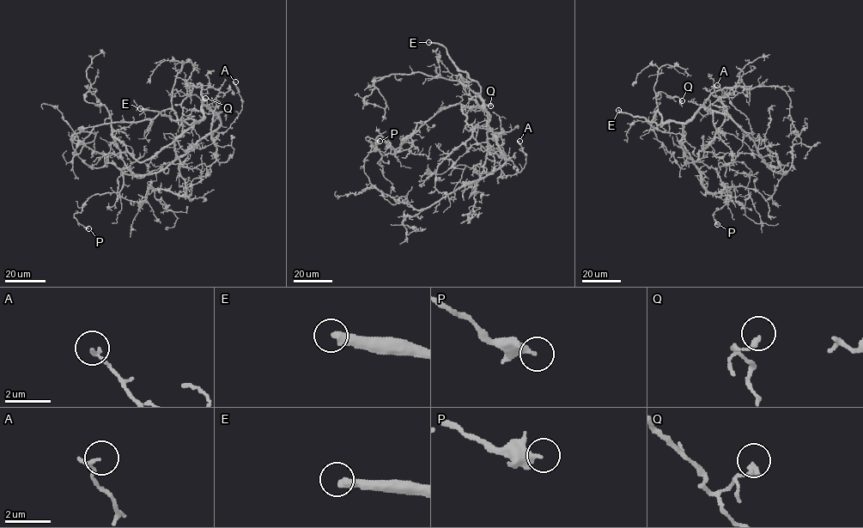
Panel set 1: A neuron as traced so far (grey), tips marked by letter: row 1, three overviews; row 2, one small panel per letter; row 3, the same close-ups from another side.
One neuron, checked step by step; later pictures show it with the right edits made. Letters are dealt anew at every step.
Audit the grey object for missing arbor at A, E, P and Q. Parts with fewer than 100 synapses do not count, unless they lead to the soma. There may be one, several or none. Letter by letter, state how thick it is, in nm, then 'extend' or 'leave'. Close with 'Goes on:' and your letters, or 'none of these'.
A: 150 nm | leave
E: 380 nm | extend
P: 360 nm | leave
Q: 220 nm | leave
Goes on: E

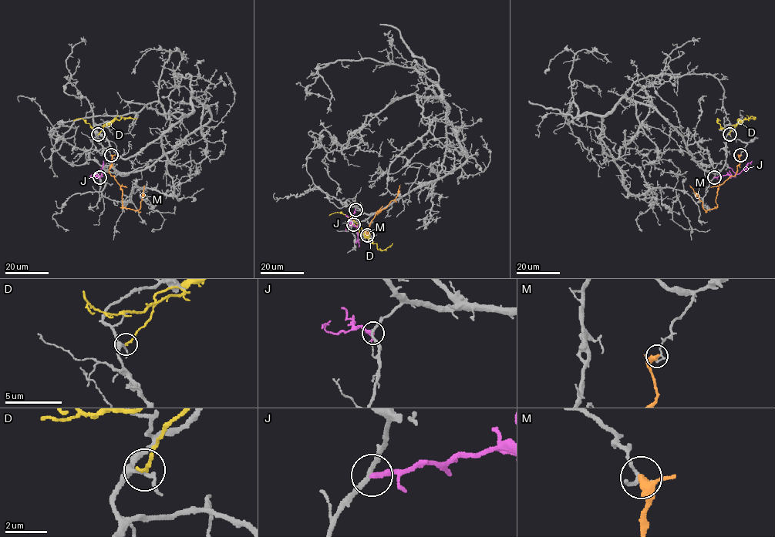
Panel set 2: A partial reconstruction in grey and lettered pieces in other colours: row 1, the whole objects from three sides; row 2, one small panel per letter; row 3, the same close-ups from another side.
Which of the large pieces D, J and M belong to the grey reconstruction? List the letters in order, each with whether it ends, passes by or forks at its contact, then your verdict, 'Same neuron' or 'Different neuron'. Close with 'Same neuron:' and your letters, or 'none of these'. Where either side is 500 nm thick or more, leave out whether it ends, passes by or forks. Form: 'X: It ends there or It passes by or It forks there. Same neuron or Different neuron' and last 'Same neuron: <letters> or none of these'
D: It ends there. Different neuron
J: It ends there. Different neuron
M: It passes by. Different neuron
Same neuron: none of these

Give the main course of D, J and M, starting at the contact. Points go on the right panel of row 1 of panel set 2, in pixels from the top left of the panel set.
D: (729, 134), (739, 123), (722, 128), (717, 119), (720, 120)
J: (714, 177), (739, 174), (752, 161)
M: (740, 155), (736, 172), (719, 186), (716, 206), (705, 210), (689, 185)

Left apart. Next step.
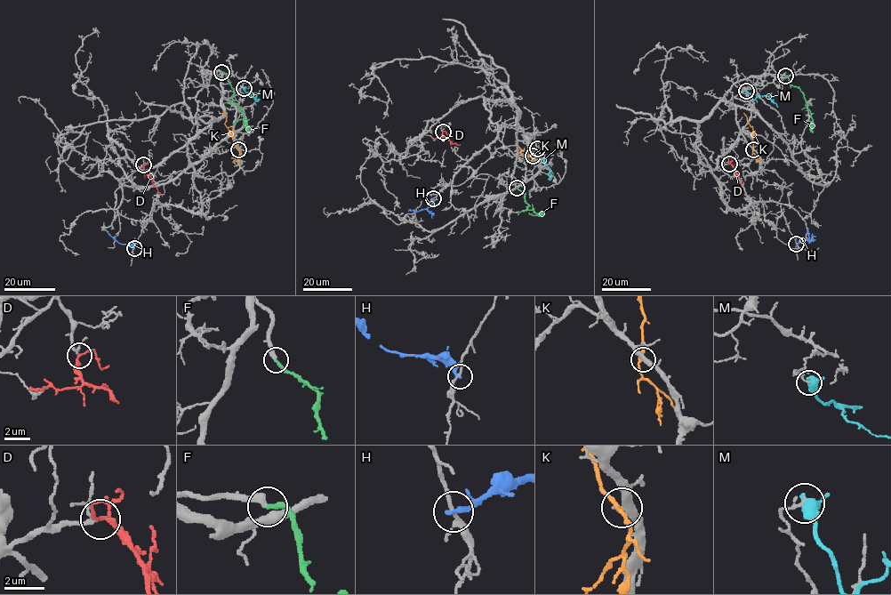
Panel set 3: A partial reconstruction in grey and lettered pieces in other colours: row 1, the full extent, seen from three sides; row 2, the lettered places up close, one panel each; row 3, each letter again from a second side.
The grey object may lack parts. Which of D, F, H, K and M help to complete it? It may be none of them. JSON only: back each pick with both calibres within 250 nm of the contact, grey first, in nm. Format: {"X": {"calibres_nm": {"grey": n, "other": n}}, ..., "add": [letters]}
{"D": {"calibres_nm": {"grey": 140, "other": 200}}, "F": {"calibres_nm": {"grey": 400, "other": 280}}, "add": ["D", "F"]}

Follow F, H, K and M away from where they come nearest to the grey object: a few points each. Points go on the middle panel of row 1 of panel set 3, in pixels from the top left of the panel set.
F: (516, 188), (524, 194), (527, 208), (543, 215)
H: (433, 198), (427, 208), (407, 210)
K: (533, 156), (522, 155), (518, 146)
M: (538, 148), (551, 171), (549, 180)

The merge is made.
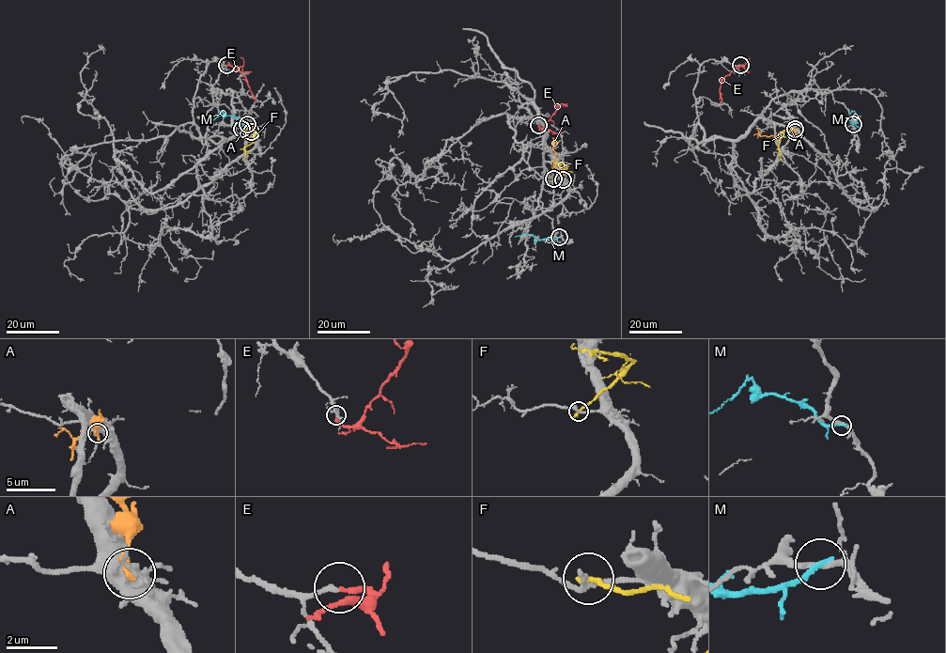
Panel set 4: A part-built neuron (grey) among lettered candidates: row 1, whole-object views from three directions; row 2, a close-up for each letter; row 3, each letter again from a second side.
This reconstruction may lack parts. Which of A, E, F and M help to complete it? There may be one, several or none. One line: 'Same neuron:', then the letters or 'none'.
Same neuron: E

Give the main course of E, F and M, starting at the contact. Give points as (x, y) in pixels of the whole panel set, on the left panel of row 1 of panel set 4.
E: (227, 65), (239, 69), (245, 77), (255, 102)
F: (241, 129), (256, 132), (255, 139), (244, 147), (242, 160)
M: (247, 123), (226, 116), (223, 111), (203, 125)

